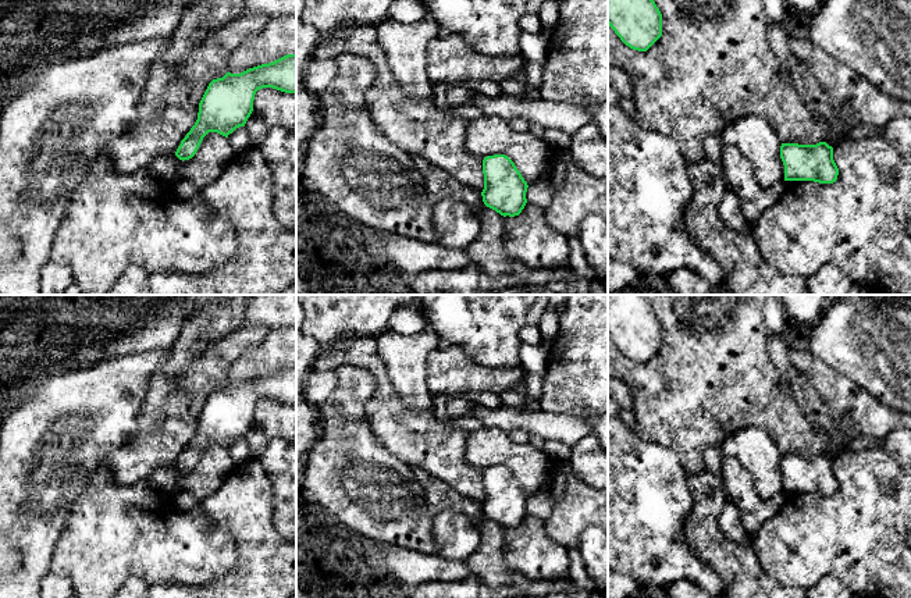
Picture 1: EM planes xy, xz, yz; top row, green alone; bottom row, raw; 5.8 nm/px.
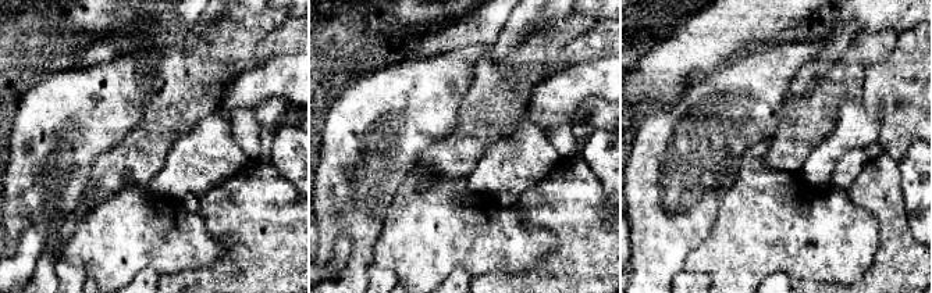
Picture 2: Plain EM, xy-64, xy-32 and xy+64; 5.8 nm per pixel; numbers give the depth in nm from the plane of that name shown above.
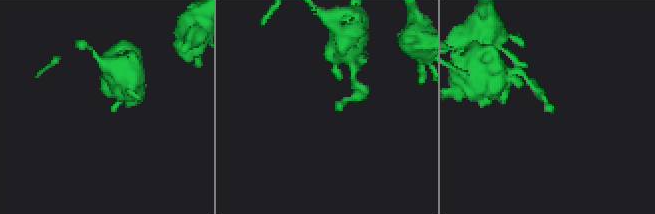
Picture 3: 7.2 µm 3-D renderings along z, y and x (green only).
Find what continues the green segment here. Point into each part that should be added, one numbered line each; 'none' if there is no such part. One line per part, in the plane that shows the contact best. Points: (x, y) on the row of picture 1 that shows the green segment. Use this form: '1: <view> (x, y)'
none

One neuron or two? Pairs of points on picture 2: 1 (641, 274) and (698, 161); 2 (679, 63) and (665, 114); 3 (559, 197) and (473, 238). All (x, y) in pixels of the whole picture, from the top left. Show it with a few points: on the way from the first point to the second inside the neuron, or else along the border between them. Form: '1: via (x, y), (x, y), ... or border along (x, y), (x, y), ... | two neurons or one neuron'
1: via (660, 246), (671, 211), (672, 189) | one neuron
2: border along (690, 81), (665, 104) | two neurons
3: border along (515, 206), (527, 227), (543, 227), (551, 231) | two neurons

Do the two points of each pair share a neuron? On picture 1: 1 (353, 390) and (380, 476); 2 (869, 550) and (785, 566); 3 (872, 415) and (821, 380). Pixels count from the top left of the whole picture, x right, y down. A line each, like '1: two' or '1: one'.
1: one
2: one
3: one

